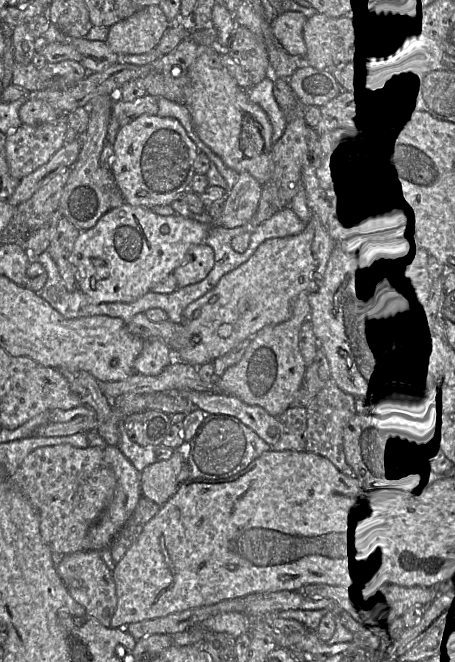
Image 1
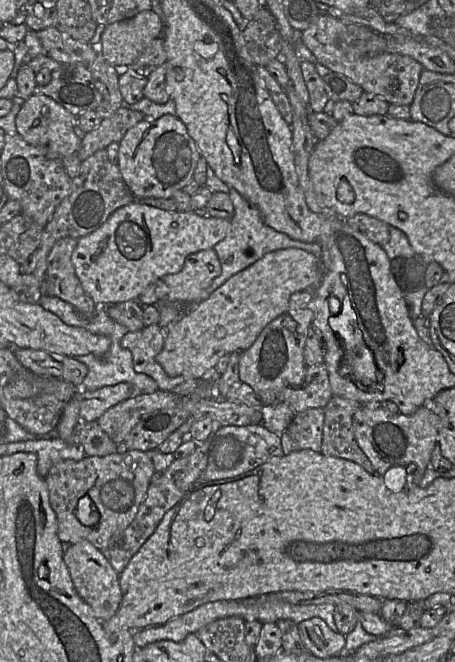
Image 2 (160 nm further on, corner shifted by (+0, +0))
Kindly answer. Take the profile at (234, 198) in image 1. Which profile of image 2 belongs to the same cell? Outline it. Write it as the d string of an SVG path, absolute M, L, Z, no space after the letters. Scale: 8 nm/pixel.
M134 201L115 210L97 230L78 239L71 260L84 291L97 306L138 301L139 296L152 283L181 271L189 255L214 249L226 237L229 229L228 219L203 217L193 211L169 212Z

